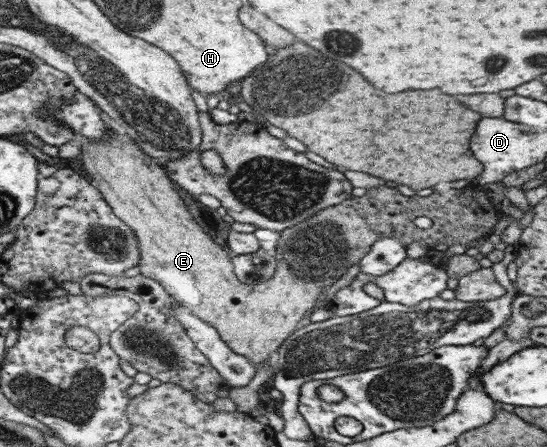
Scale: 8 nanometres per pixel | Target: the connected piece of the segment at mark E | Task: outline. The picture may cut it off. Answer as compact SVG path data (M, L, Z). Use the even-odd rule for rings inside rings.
M114 127L110 129L108 141L82 140L81 145L81 153L77 158L87 175L110 207L111 213L130 229L138 241L140 263L137 266L140 275L158 282L176 302L190 310L201 321L208 323L228 349L246 357L255 369L266 363L270 355L277 351L280 343L294 332L294 328L300 326L304 316L314 309L320 291L344 275L352 264L368 252L369 245L382 236L396 237L405 248L412 241L423 242L429 252L434 253L433 247L438 242L445 243L448 247L456 243L466 247L471 241L475 243L479 237L487 238L499 219L499 214L490 215L490 211L483 211L476 206L474 185L468 185L458 191L450 189L448 193L442 193L442 199L434 195L406 197L390 187L370 189L362 197L350 197L339 205L321 209L308 220L280 232L275 252L277 271L266 281L245 284L238 281L233 273L231 254L225 247L212 241L191 219L187 208L173 189L173 182L167 177L164 167L156 159L142 152L128 135ZM416 217L428 218L432 226L429 229L418 229L413 223Z

